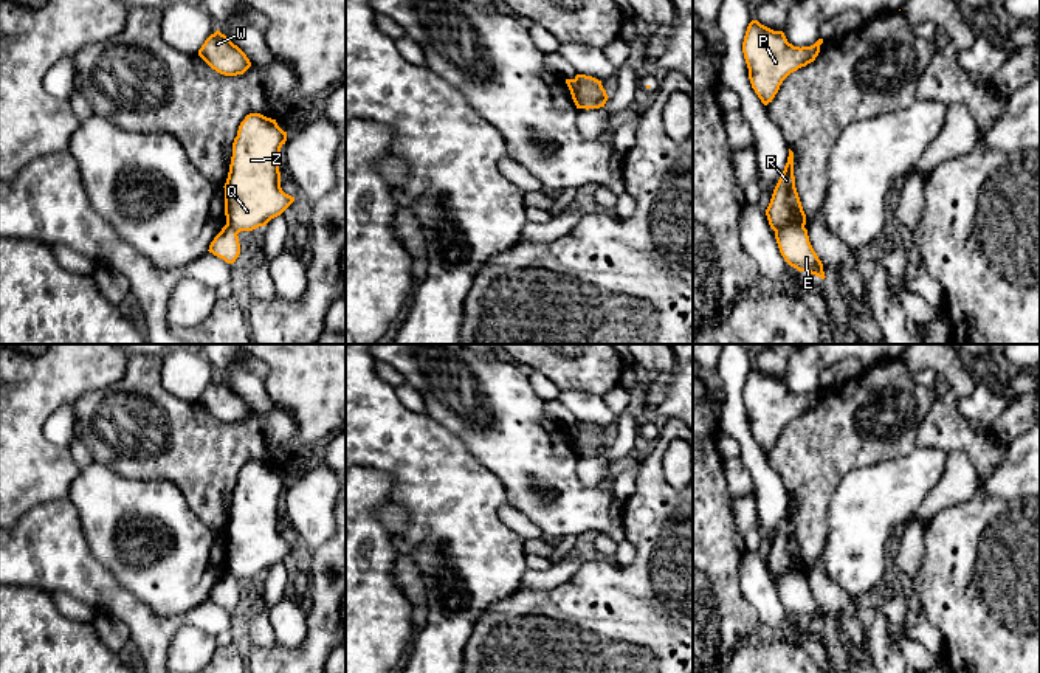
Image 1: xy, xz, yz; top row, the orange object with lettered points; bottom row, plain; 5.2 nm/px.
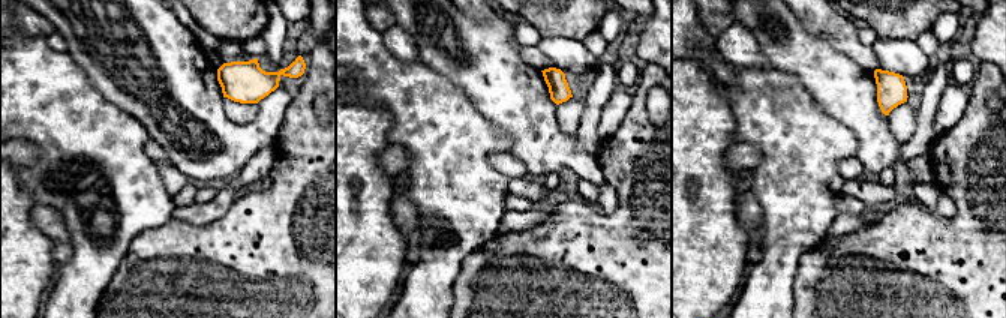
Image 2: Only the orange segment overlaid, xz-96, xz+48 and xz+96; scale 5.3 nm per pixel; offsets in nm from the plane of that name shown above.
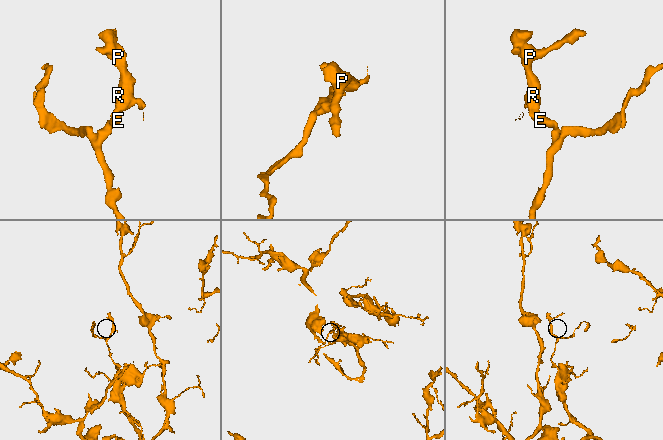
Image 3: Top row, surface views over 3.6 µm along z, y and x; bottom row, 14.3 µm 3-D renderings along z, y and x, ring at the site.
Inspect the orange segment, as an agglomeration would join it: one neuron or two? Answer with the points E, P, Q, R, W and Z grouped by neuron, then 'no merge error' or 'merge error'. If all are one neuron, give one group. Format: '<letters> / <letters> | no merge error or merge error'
E / P Q R W Z | merge error

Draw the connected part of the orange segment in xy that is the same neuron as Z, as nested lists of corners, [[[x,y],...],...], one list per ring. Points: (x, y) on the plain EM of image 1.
[[[250,461],[240,470],[223,533],[226,571],[237,580],[265,574],[294,549],[281,535],[277,506],[285,488],[276,467]]]

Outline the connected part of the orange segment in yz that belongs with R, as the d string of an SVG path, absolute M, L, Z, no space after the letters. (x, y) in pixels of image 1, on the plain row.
M790 496L784 518L766 557L766 563L773 578L806 572L806 561L795 535L794 499Z

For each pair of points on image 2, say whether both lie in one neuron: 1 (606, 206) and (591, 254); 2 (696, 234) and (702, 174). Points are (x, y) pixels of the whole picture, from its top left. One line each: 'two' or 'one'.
1: two
2: one

